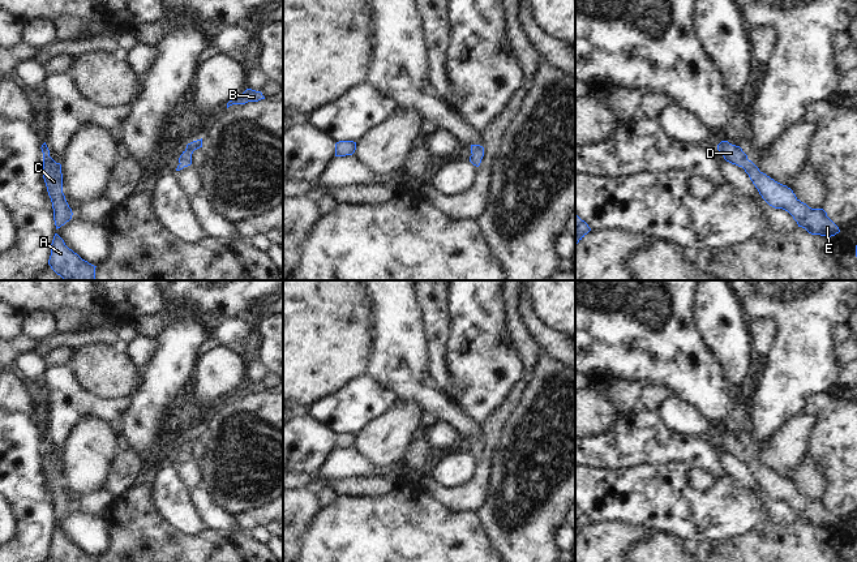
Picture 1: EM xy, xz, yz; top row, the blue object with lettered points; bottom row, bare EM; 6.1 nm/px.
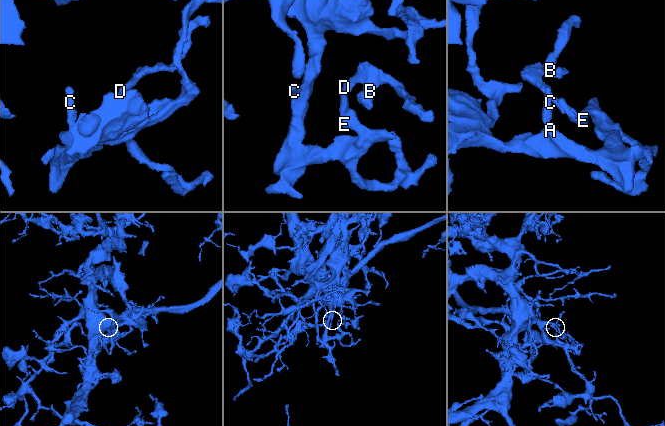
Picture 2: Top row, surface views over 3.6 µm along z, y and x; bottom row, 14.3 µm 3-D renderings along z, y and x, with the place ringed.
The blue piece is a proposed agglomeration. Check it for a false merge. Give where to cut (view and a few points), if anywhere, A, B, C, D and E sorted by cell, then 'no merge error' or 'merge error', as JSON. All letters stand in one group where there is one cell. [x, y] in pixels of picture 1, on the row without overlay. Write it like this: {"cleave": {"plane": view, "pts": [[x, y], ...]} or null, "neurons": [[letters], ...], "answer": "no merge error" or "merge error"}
{"cleave": null, "neurons": [["A", "B", "C", "D", "E"]], "answer": "no merge error"}

